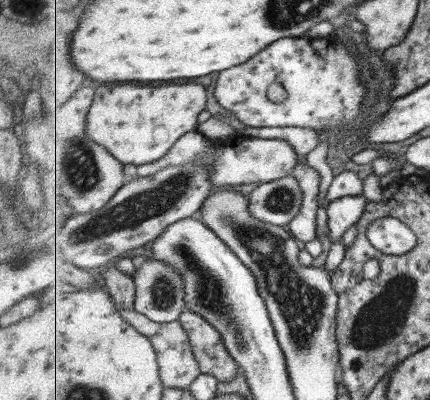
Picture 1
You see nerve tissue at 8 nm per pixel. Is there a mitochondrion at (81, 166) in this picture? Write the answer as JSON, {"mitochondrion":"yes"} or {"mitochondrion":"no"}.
{"mitochondrion":"yes"}

